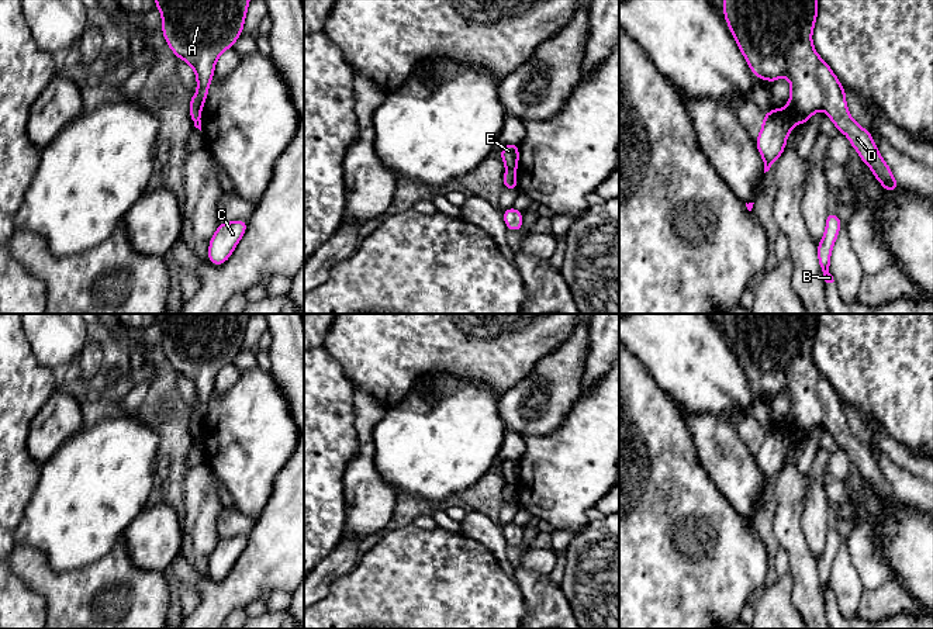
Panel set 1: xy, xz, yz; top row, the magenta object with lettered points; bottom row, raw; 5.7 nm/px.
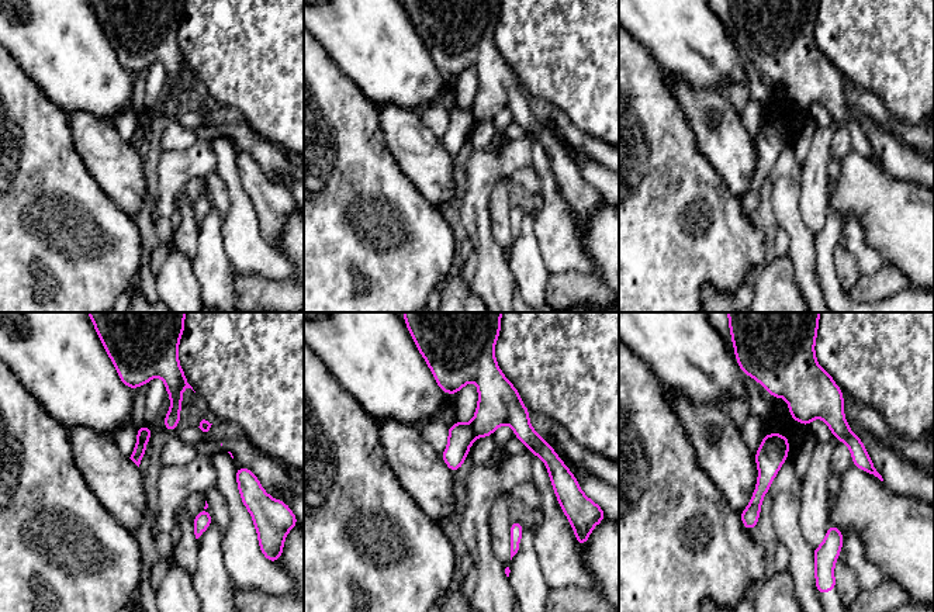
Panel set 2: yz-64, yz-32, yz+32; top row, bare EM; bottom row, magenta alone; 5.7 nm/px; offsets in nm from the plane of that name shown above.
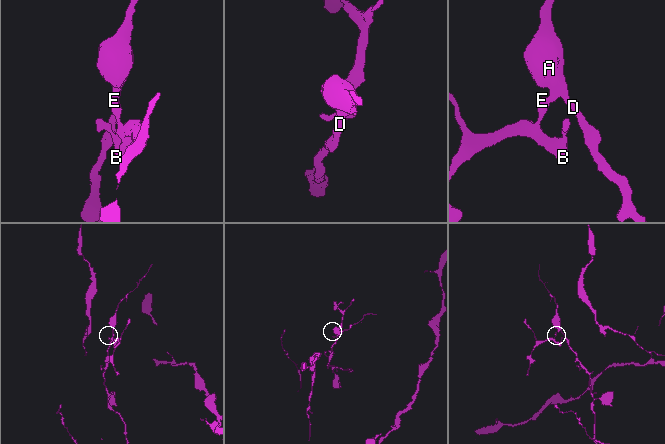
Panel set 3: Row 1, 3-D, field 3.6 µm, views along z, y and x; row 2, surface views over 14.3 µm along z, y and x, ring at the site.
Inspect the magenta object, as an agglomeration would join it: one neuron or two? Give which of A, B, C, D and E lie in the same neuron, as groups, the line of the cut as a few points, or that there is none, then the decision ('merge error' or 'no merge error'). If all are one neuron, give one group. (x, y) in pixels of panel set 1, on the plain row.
A D / B C E; cut in yz along (785, 424), (794, 439); merge error

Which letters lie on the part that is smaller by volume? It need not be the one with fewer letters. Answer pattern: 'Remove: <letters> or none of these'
Remove: B, C, E

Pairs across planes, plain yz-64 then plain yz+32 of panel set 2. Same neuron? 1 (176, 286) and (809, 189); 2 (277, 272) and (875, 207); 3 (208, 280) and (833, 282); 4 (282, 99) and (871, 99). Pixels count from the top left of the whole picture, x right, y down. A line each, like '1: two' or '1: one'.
1: two
2: two
3: two
4: two

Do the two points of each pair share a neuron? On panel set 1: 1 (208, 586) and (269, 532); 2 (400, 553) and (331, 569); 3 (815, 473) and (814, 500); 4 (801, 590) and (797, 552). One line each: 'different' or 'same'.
1: same
2: different
3: same
4: same

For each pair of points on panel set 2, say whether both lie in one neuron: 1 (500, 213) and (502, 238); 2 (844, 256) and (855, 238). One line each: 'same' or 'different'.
1: same
2: different

